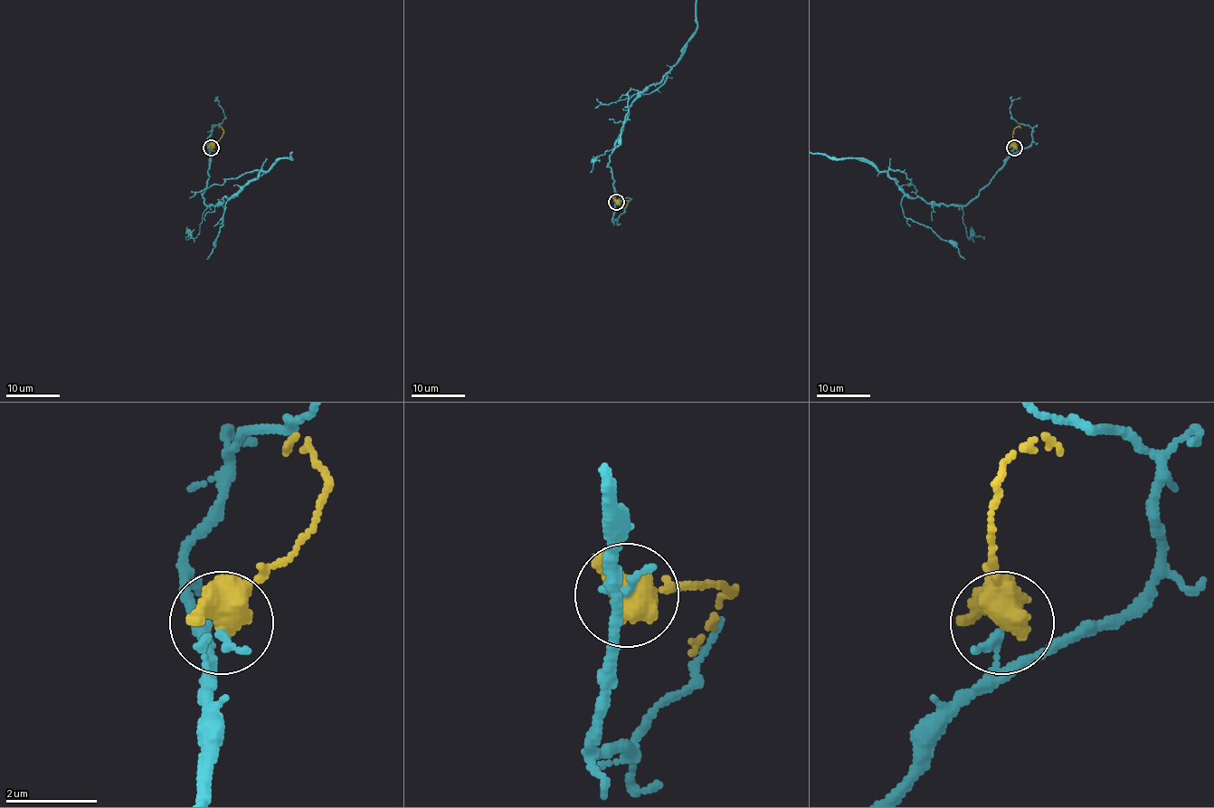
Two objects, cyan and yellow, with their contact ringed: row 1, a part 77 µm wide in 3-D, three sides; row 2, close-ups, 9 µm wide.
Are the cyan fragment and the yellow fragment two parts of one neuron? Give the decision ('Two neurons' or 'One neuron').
Two neurons

